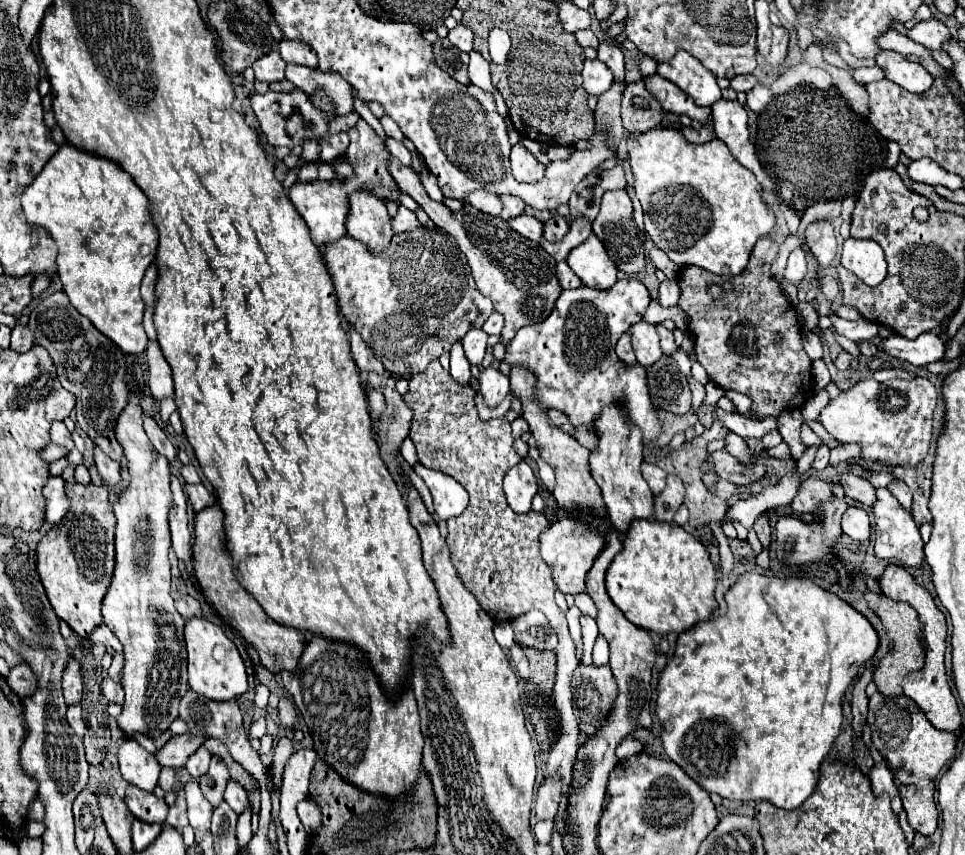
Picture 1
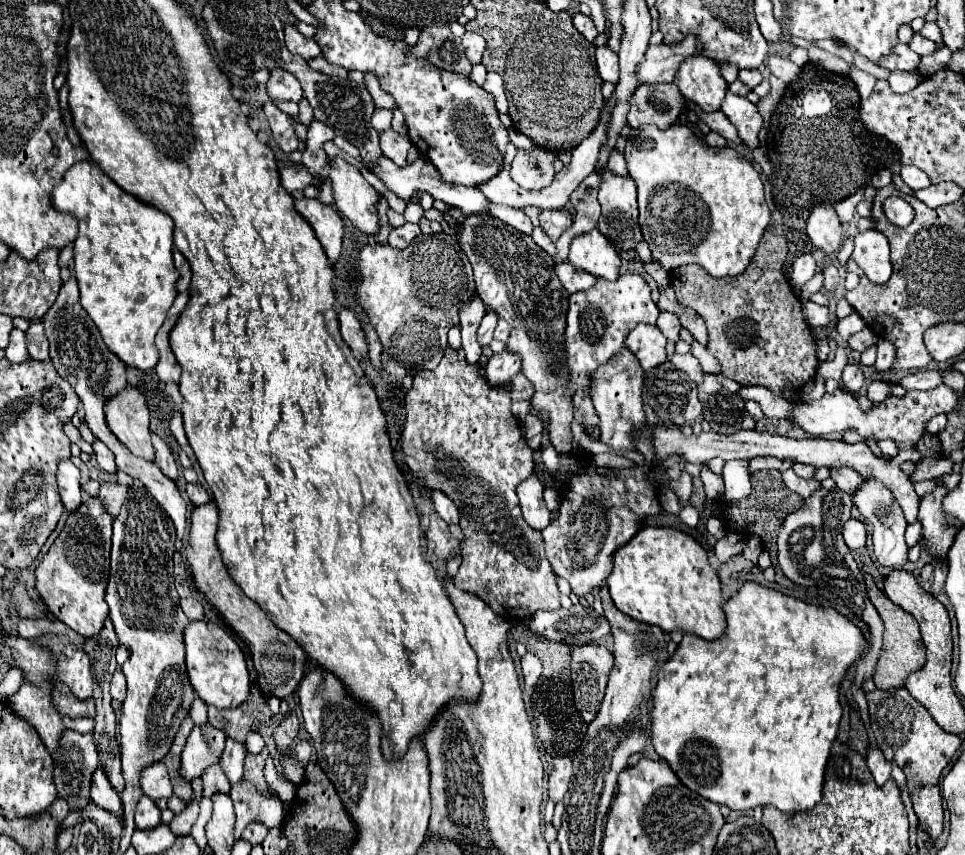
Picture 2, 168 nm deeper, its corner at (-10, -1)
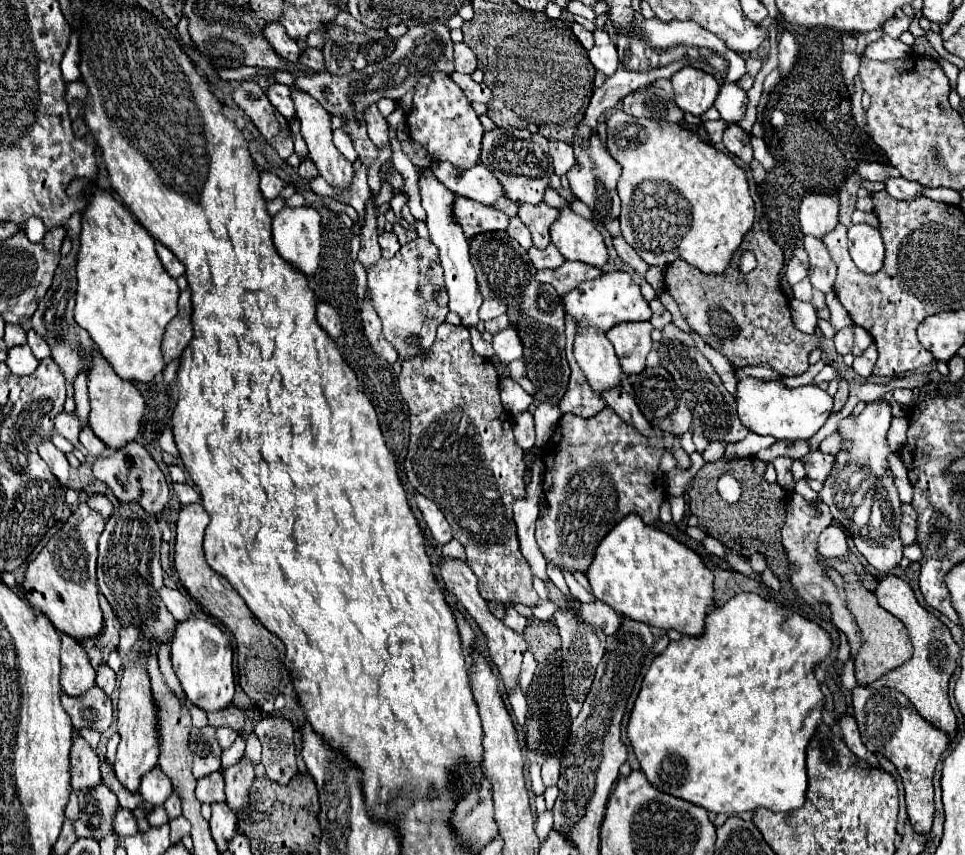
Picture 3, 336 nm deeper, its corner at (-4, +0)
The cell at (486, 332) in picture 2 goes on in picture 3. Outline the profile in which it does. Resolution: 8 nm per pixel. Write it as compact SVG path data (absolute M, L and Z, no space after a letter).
M485 299L481 309L479 309L479 317L481 321L489 321L489 319L495 319L499 315L505 313L505 305L499 301L499 299Z

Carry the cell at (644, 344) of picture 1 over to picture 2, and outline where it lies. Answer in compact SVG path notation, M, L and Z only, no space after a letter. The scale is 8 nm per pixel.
M651 324L635 326L625 338L625 346L637 356L643 370L651 370L667 360L665 342L661 330Z

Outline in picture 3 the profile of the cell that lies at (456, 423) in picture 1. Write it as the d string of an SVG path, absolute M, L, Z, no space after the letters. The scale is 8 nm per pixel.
M441 323L431 351L423 357L403 361L399 373L399 389L409 405L411 433L409 451L405 457L407 479L411 485L437 503L447 517L453 537L459 539L467 551L467 565L477 575L477 587L485 601L501 605L527 605L535 607L541 599L533 589L533 571L521 555L517 541L517 525L513 525L513 501L519 489L525 489L525 463L523 449L515 443L513 423L499 399L499 375L495 367L473 353L469 331L461 325Z

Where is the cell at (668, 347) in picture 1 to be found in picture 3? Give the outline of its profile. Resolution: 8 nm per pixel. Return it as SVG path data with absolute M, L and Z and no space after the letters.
M653 299L653 301L649 303L649 307L651 307L651 311L653 311L651 325L653 325L655 329L663 329L665 325L669 325L669 323L671 323L671 313L661 305L661 301L659 301L659 299Z

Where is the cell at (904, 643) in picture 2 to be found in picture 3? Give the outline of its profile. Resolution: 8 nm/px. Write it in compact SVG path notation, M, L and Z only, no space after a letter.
M823 559L821 565L831 565L843 575L845 591L847 591L847 607L855 615L857 625L863 633L863 645L855 657L855 675L857 675L859 685L869 685L869 683L877 681L879 677L883 677L885 673L889 673L891 669L909 661L909 657L913 653L913 645L909 641L909 633L907 633L905 625L877 603L875 593L865 589L865 585L861 583L861 579L855 571L855 565L849 561L841 561L841 559Z

